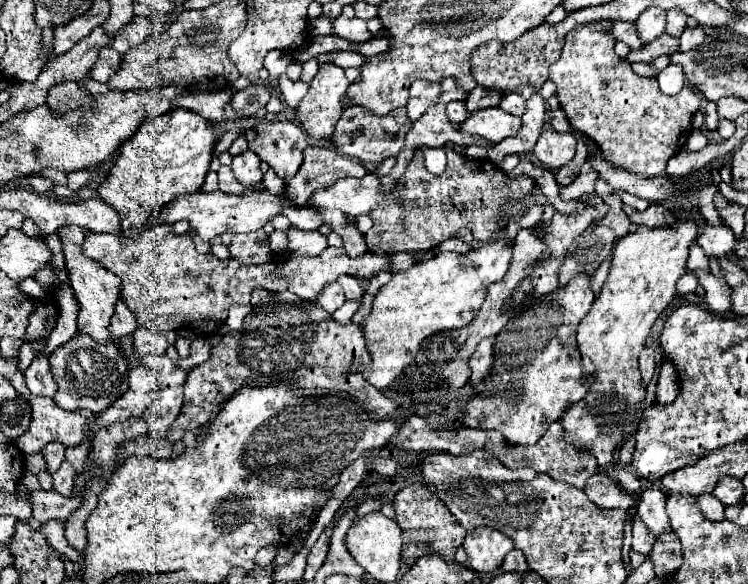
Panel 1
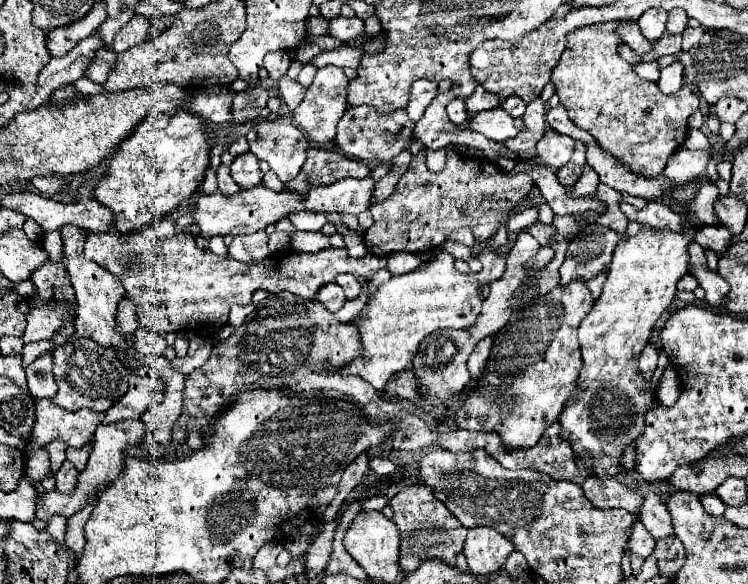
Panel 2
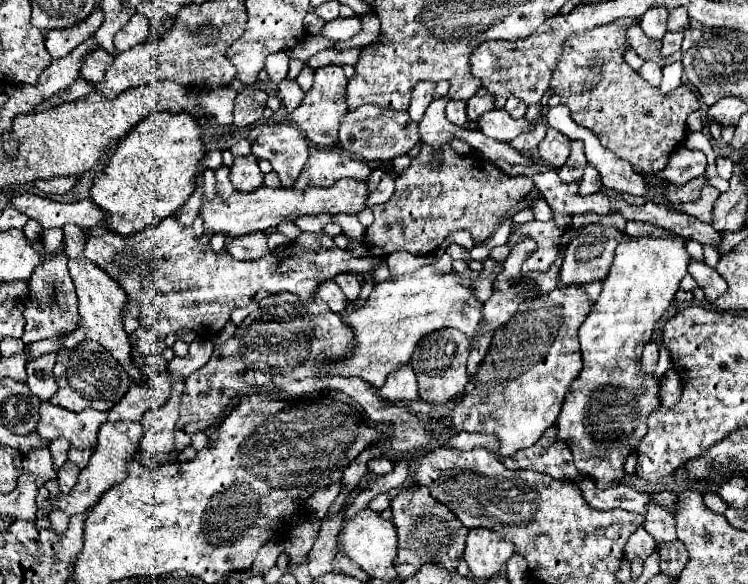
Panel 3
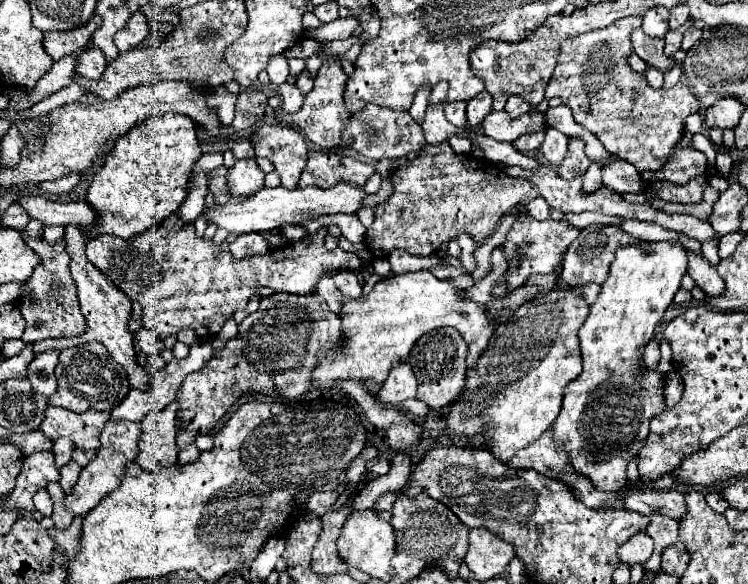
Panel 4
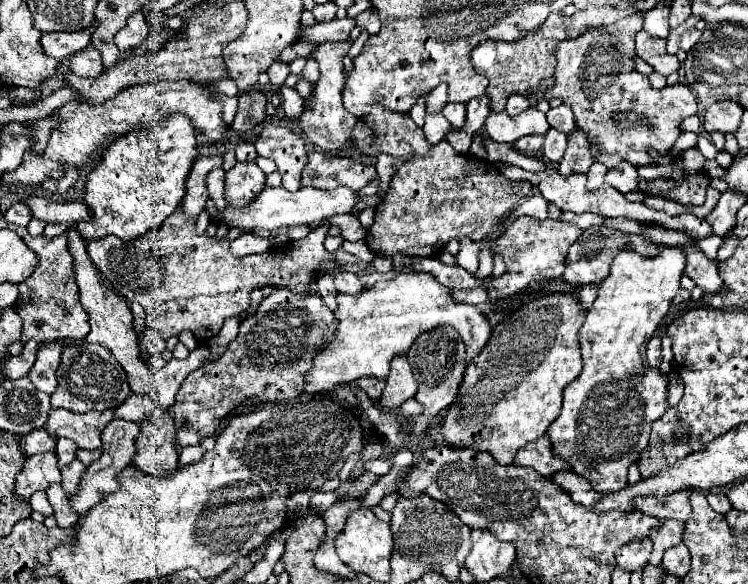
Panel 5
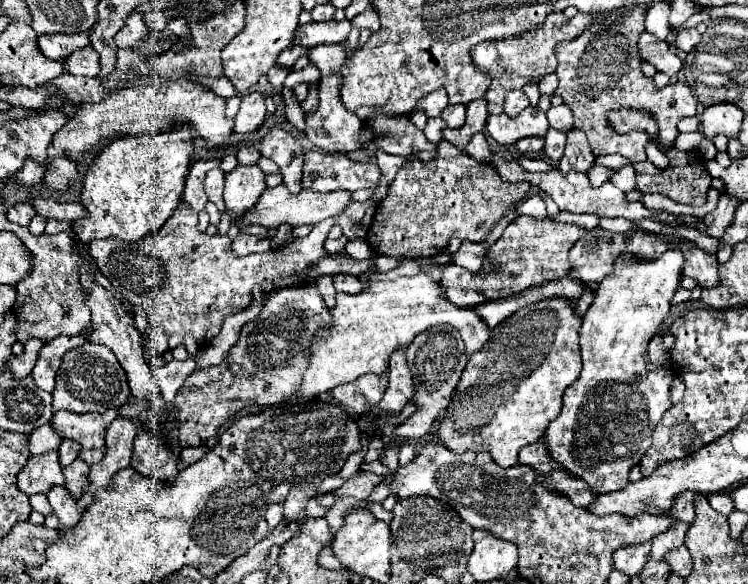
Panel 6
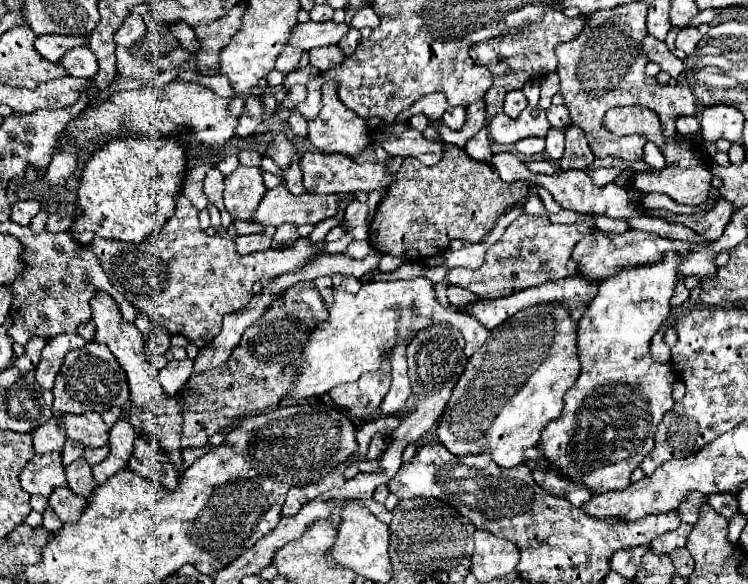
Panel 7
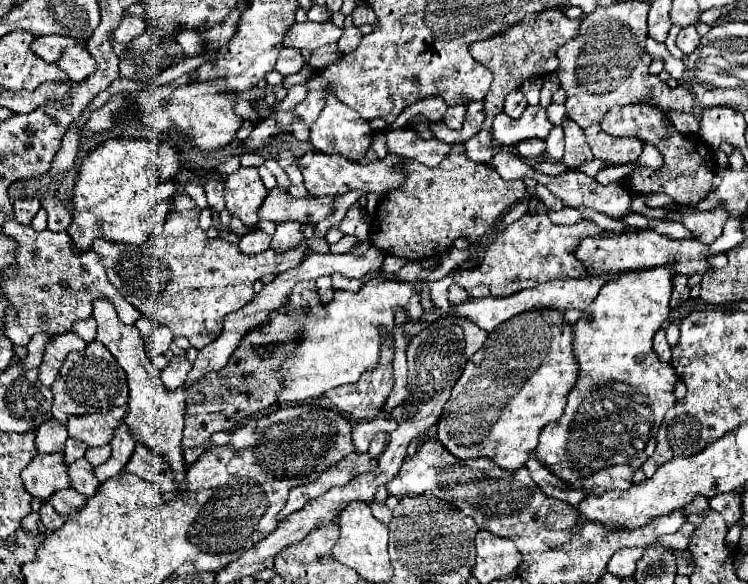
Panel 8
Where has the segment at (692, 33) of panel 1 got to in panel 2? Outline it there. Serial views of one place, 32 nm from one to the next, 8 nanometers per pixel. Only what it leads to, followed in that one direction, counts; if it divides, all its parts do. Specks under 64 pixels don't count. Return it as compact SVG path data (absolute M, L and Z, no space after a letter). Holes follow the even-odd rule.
M686 28L682 32L682 50L690 50L698 46L702 36L704 36L704 28Z

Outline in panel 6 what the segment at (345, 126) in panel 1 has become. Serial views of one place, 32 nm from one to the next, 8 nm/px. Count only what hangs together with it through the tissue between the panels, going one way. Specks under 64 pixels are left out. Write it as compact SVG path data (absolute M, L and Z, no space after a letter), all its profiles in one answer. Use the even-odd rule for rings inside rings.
M382 112L362 124L360 142L370 154L384 150L386 154L416 156L420 160L432 160L436 150L436 144L430 144L408 116L386 116Z

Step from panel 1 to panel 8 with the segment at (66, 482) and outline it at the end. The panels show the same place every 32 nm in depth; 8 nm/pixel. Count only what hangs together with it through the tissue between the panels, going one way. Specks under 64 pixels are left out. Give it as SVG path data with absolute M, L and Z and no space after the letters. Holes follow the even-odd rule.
M78 458L76 462L72 462L68 466L68 476L70 476L70 486L76 492L82 492L86 498L90 498L96 492L96 488L100 486L100 482L94 476L92 466L84 458Z

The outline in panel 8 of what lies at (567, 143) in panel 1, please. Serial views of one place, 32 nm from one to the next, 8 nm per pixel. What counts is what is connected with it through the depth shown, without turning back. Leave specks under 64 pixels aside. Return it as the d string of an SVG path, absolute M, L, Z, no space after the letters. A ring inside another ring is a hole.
M560 126L552 128L548 138L546 138L546 154L552 158L552 160L562 160L562 154L564 154L564 132Z

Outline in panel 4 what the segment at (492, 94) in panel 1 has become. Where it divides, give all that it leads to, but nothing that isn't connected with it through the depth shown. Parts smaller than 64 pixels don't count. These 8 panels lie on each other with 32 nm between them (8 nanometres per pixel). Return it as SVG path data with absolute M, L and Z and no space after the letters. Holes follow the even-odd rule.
M484 90L472 100L468 100L468 128L474 128L482 122L482 116L492 112L492 96Z

